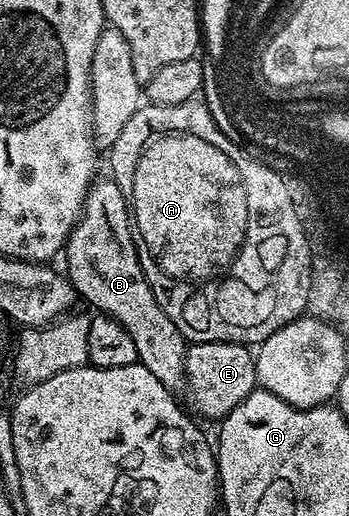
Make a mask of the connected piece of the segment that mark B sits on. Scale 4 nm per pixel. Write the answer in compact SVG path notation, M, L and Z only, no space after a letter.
M111 179L101 180L94 180L89 186L81 218L65 244L63 258L68 279L82 302L94 305L98 314L116 319L127 335L131 335L140 365L147 367L147 371L151 371L151 375L170 391L184 390L186 339L179 327L171 323L165 314L165 306L155 299L143 275L133 242L129 208L119 187Z

